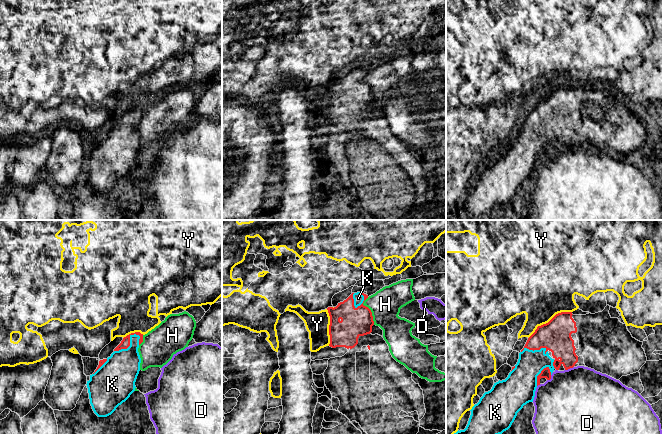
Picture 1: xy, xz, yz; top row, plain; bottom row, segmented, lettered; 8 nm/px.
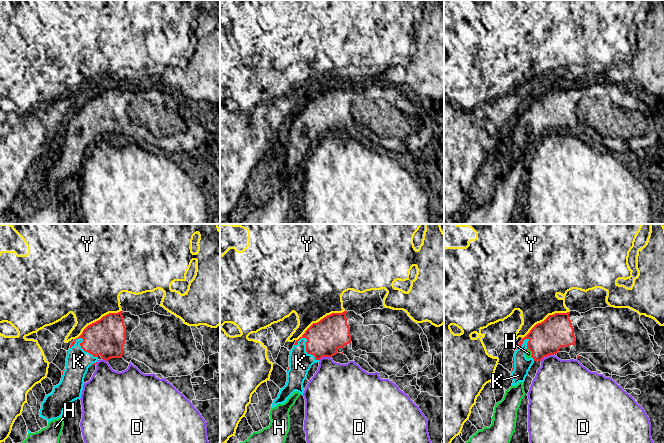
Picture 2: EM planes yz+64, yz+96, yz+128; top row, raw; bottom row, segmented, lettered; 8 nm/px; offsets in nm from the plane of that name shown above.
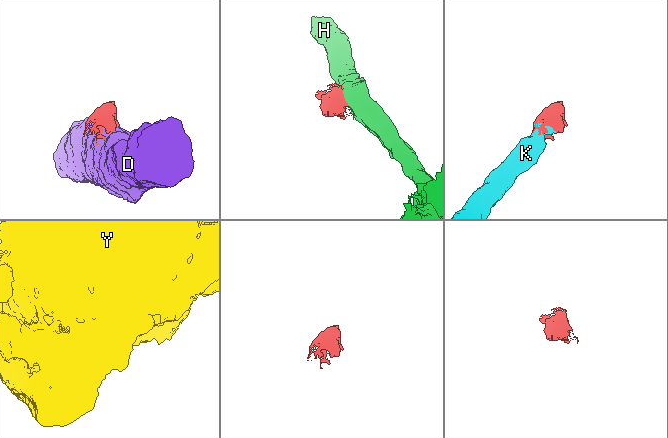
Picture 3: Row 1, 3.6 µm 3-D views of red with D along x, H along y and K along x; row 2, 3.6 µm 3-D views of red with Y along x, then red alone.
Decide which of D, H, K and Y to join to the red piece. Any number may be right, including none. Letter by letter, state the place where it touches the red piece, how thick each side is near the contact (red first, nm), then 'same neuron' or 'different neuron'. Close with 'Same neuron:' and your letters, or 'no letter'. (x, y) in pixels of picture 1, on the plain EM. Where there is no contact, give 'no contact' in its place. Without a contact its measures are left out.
D: contact yz (569, 144); calibres 220 and 500 nm; different neuron
H: contact xz (370, 86); calibres 240 and 240 nm; different neuron
K: contact xy (129, 119); calibres 80 and 280 nm; same neuron
Y: contact yz (549, 97); calibres 240 and 440 nm; different neuron
Same neuron: K

